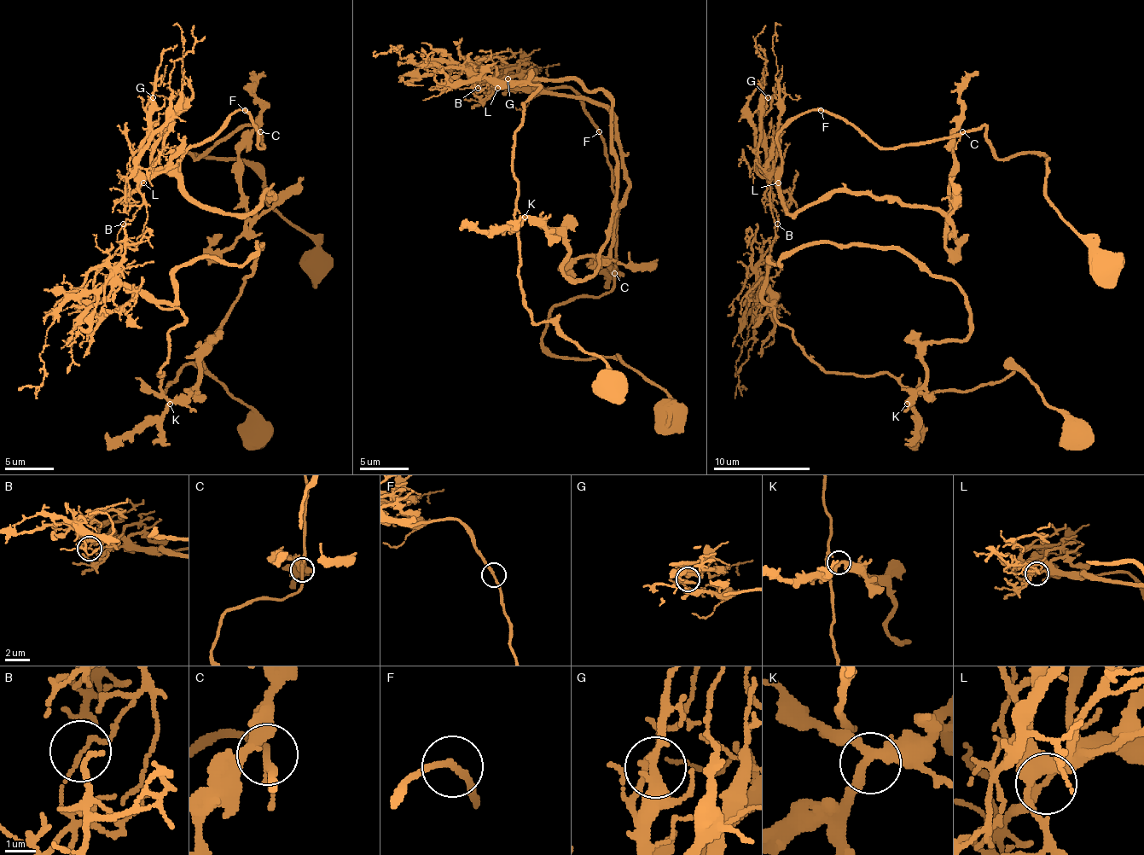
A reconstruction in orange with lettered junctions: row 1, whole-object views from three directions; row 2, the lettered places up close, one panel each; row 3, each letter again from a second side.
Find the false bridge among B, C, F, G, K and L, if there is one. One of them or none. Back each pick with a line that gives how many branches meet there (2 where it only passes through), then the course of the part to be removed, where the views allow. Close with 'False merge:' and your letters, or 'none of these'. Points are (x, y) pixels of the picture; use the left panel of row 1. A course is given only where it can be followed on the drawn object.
B: branches 2; course (124, 223), (141, 180), (243, 109), (262, 148), (252, 126), (187, 154), (262, 180), (316, 246), (316, 287)
False merge: B

